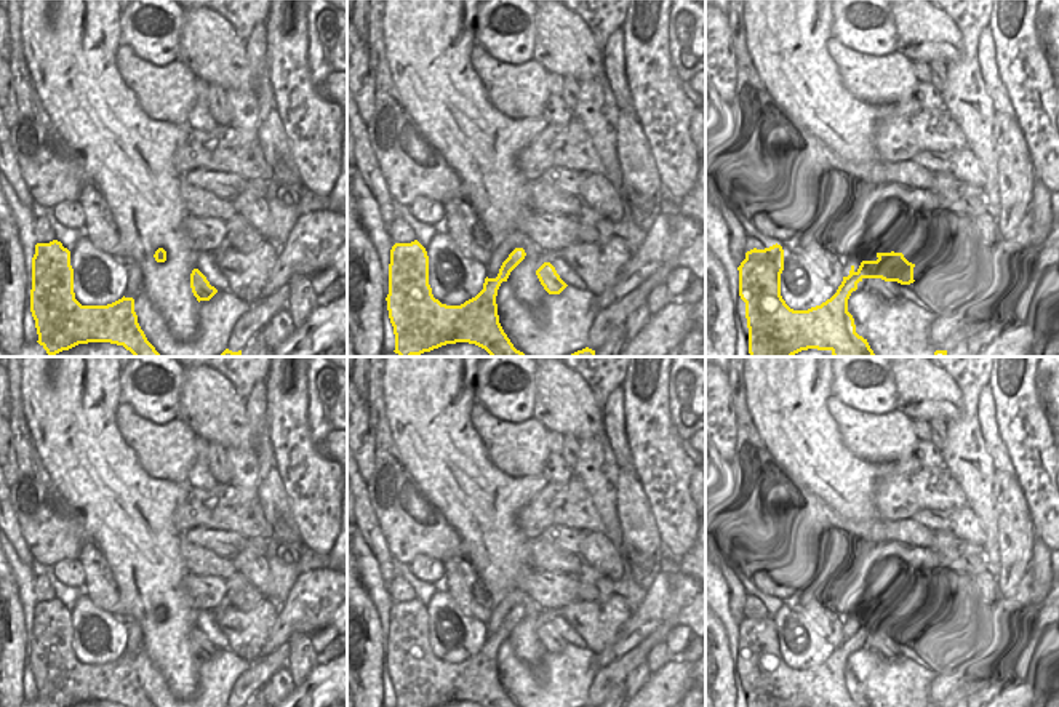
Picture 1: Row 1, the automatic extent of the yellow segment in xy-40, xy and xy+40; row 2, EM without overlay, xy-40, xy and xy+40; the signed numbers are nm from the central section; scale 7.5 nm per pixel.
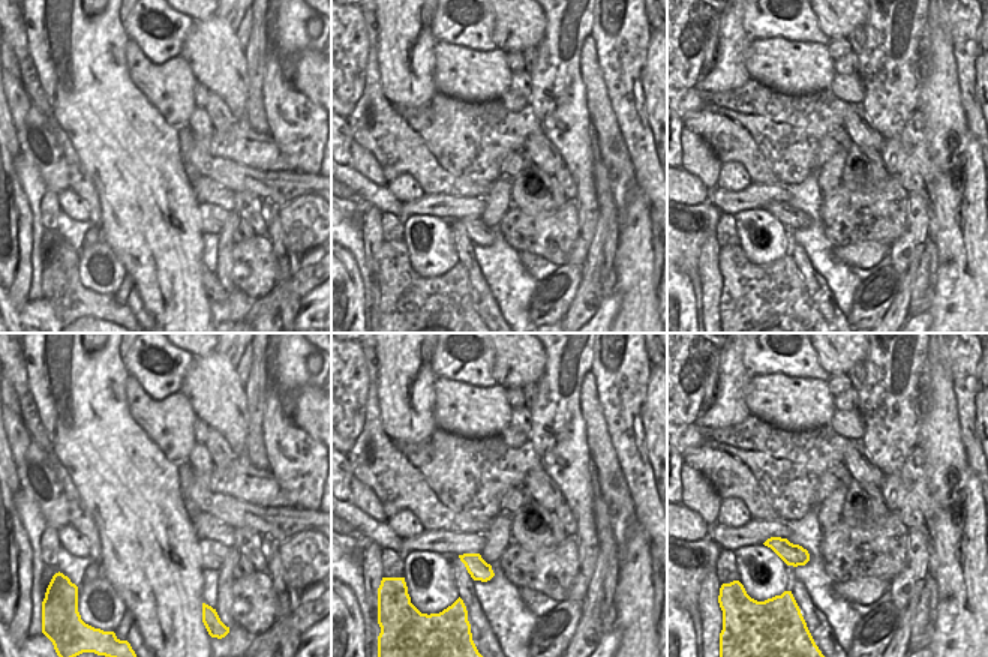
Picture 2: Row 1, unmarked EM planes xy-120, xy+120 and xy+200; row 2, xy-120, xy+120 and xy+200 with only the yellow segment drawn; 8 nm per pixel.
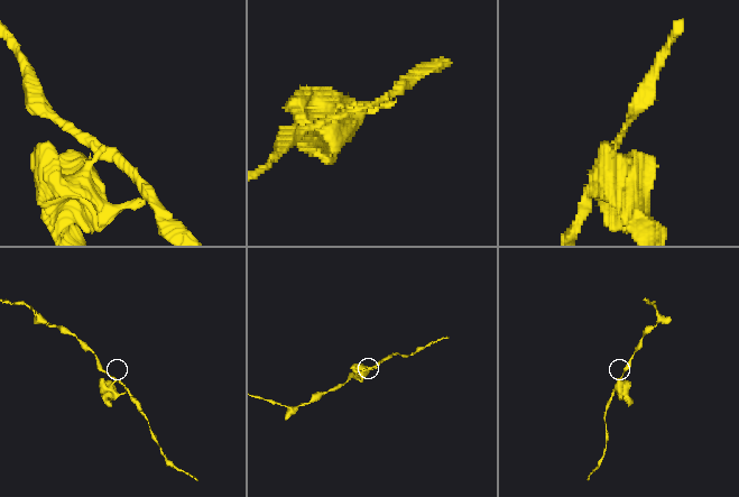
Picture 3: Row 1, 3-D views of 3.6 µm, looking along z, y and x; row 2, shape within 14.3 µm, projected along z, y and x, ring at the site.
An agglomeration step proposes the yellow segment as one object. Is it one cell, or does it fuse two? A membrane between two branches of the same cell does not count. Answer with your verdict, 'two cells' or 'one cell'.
two cells

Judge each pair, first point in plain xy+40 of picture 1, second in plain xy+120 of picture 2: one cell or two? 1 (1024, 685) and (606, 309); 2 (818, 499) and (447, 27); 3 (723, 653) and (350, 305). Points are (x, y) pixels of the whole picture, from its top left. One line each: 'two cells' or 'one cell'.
1: one cell
2: two cells
3: one cell

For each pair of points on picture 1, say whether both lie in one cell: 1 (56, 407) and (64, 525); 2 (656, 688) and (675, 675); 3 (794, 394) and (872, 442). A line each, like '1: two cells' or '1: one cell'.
1: two cells
2: one cell
3: two cells

